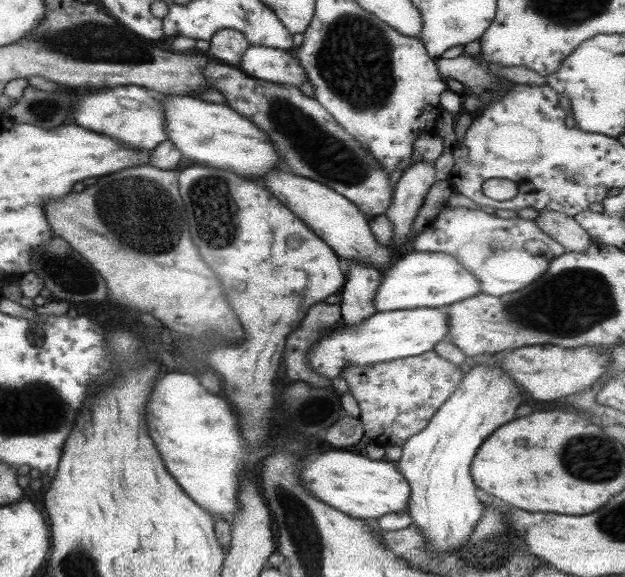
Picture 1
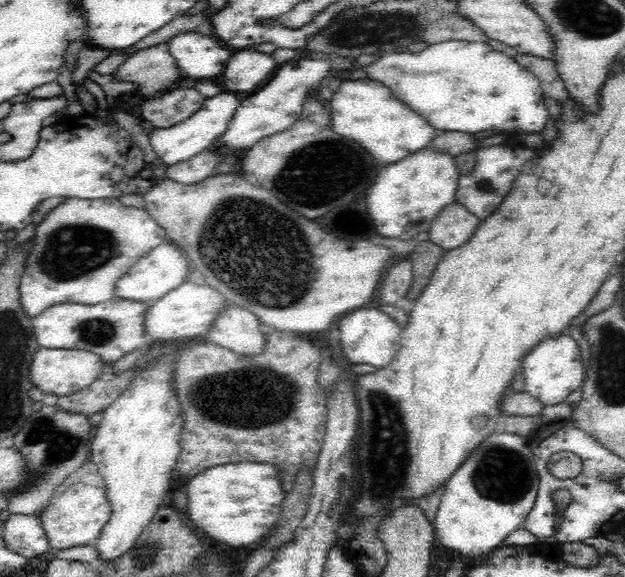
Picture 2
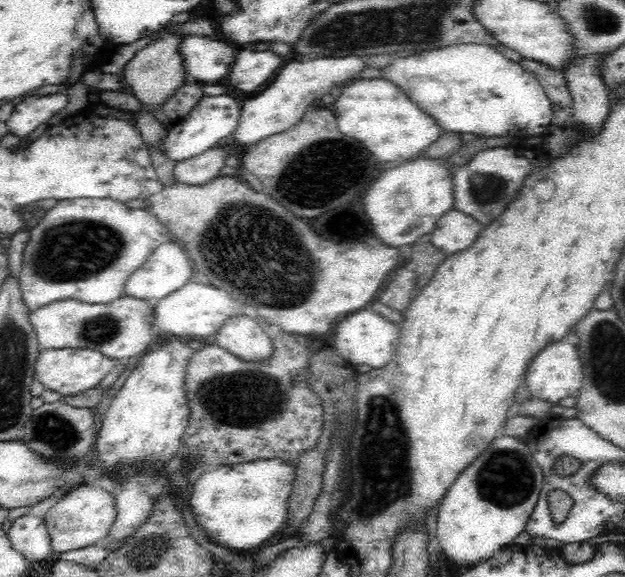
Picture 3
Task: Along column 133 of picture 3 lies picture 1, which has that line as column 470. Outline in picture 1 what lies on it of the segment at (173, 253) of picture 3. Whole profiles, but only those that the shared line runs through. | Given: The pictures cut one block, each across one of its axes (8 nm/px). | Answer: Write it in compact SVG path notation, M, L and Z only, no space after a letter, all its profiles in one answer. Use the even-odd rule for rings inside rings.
M406 252L391 265L376 291L374 309L377 312L415 310L416 308L447 308L452 304L466 300L478 293L478 278L468 272L454 256L442 252Z

